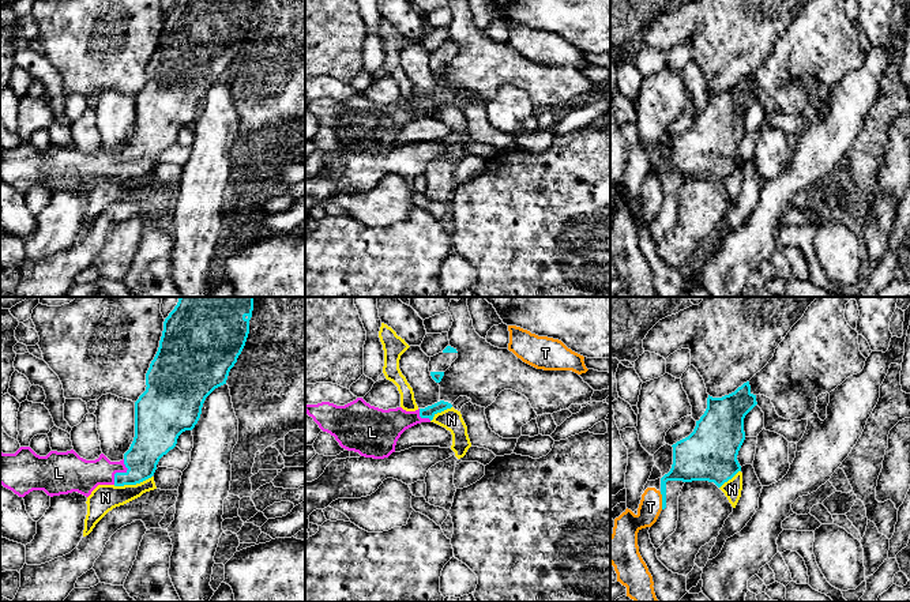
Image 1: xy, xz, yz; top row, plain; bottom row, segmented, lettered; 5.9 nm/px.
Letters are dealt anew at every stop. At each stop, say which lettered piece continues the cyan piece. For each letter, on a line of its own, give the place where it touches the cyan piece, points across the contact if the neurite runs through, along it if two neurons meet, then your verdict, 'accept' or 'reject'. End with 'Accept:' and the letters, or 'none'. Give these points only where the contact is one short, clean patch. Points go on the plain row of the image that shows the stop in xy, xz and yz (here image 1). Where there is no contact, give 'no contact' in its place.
L: xy (120, 168) | across xy (150, 138), (120, 168), (78, 169) | accept
N: xy (132, 179) | along xy (151, 170), (135, 179), (113, 180) | reject
T: yz (662, 195) | along yz (660, 187), (662, 203) | reject
Accept: L

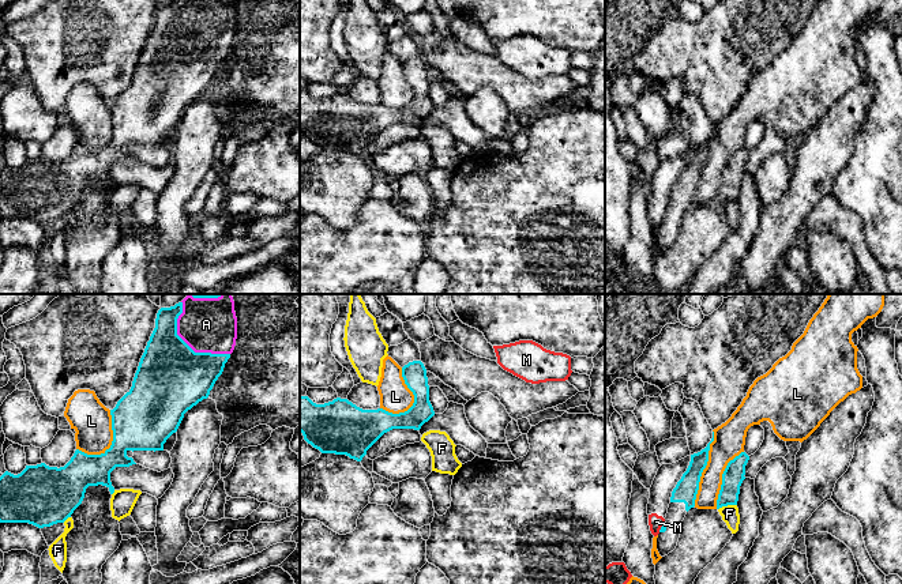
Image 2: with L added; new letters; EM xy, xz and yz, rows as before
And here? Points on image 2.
A: xy (188, 41) | accept
F: yz (726, 200) | along yz (736, 199), (728, 199), (718, 204) | reject
L: yz (705, 162) | reject
M: yz (661, 222) | along yz (664, 217), (658, 226) | reject
Accept: A

